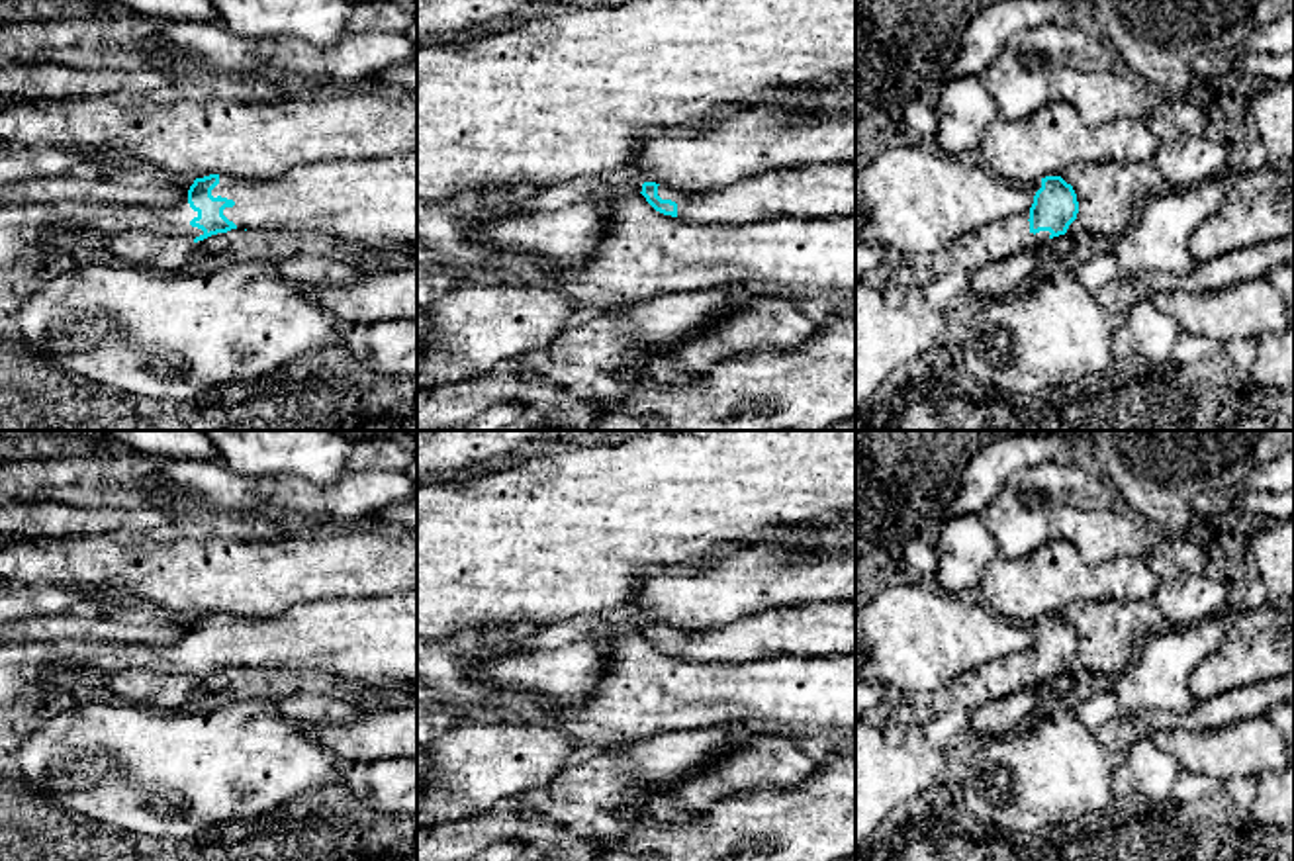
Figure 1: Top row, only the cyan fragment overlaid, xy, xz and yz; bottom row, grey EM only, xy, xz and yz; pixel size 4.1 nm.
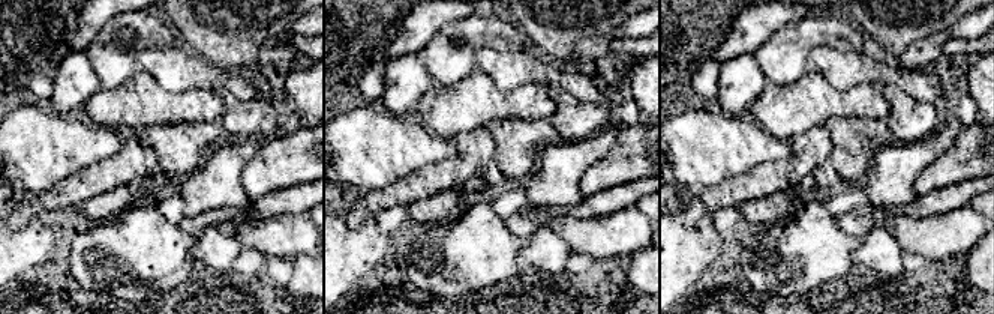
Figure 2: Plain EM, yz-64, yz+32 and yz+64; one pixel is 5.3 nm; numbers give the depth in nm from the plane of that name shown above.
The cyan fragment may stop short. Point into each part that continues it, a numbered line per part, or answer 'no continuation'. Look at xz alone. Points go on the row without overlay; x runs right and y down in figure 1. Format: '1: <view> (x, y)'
1: xz (827, 629)

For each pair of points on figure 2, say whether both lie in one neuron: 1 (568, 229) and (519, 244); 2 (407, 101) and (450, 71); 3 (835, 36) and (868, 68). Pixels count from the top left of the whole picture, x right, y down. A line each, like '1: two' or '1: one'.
1: two
2: two
3: two

